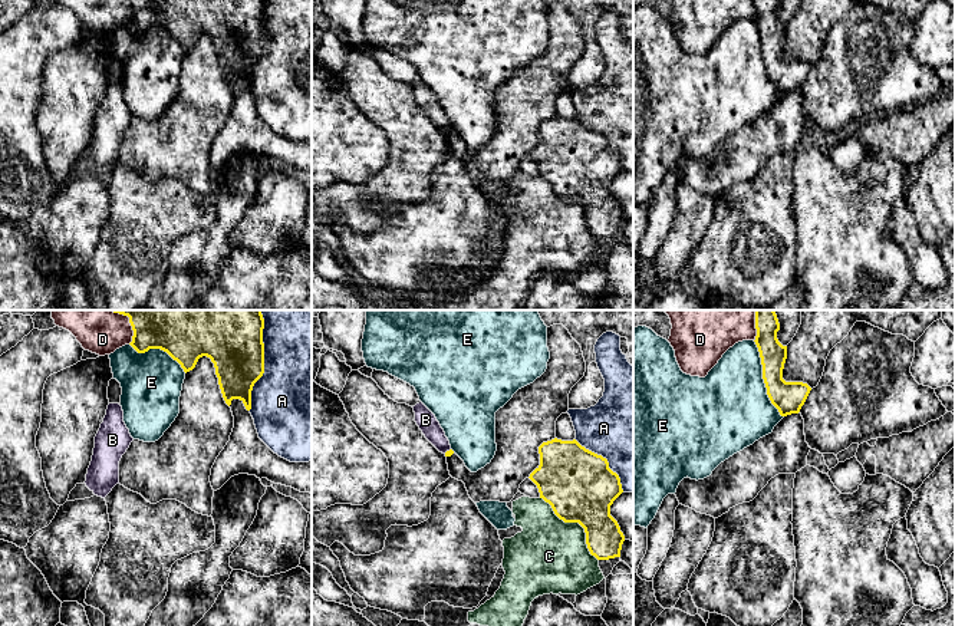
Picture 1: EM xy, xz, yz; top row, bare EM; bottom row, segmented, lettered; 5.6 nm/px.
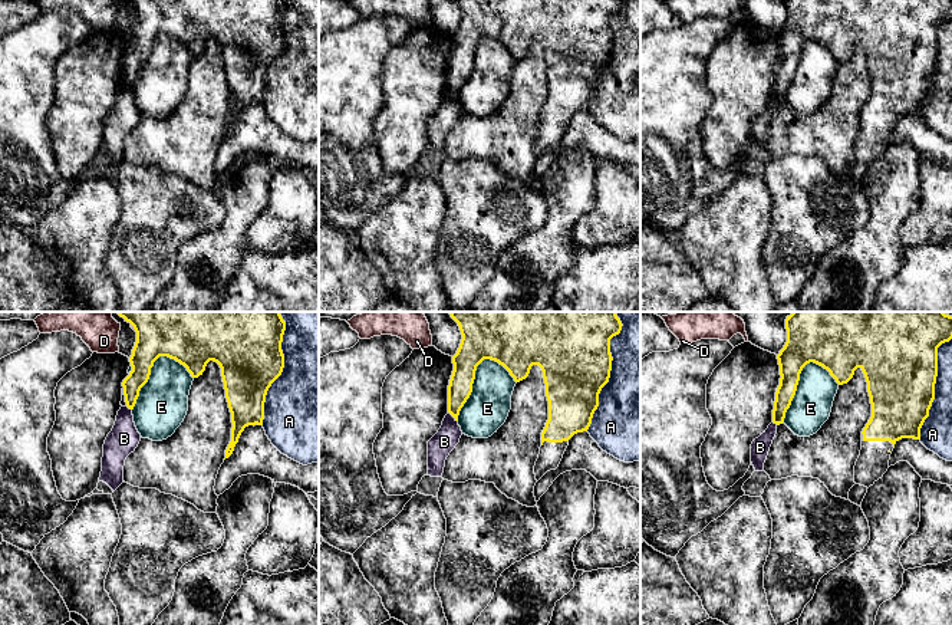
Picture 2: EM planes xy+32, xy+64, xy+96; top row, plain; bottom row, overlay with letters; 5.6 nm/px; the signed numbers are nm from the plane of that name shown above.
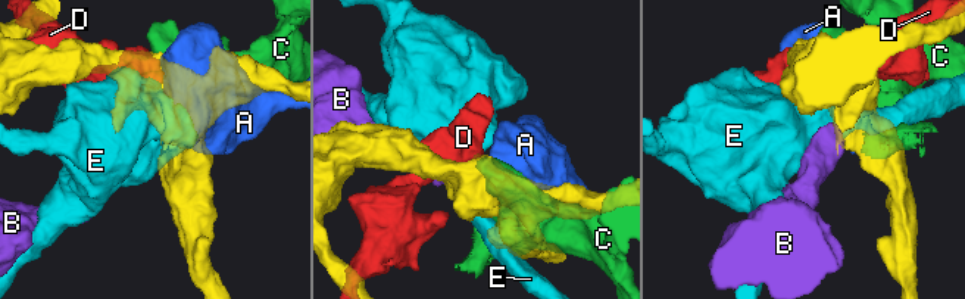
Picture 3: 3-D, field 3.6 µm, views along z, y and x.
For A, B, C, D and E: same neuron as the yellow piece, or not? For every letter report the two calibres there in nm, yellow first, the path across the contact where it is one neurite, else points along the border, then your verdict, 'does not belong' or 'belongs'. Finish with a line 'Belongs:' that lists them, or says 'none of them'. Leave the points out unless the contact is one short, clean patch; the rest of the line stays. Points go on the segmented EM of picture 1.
A: 360/500 nm | does not belong
B: 40/110 nm | along xz (450, 448), (444, 452) | does not belong
C: 400/420 nm | does not belong
D: 460/280 nm | does not belong
E: 180/440 nm | does not belong
Belongs: none of them

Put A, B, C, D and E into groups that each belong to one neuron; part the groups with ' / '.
A / B / C / D / E

